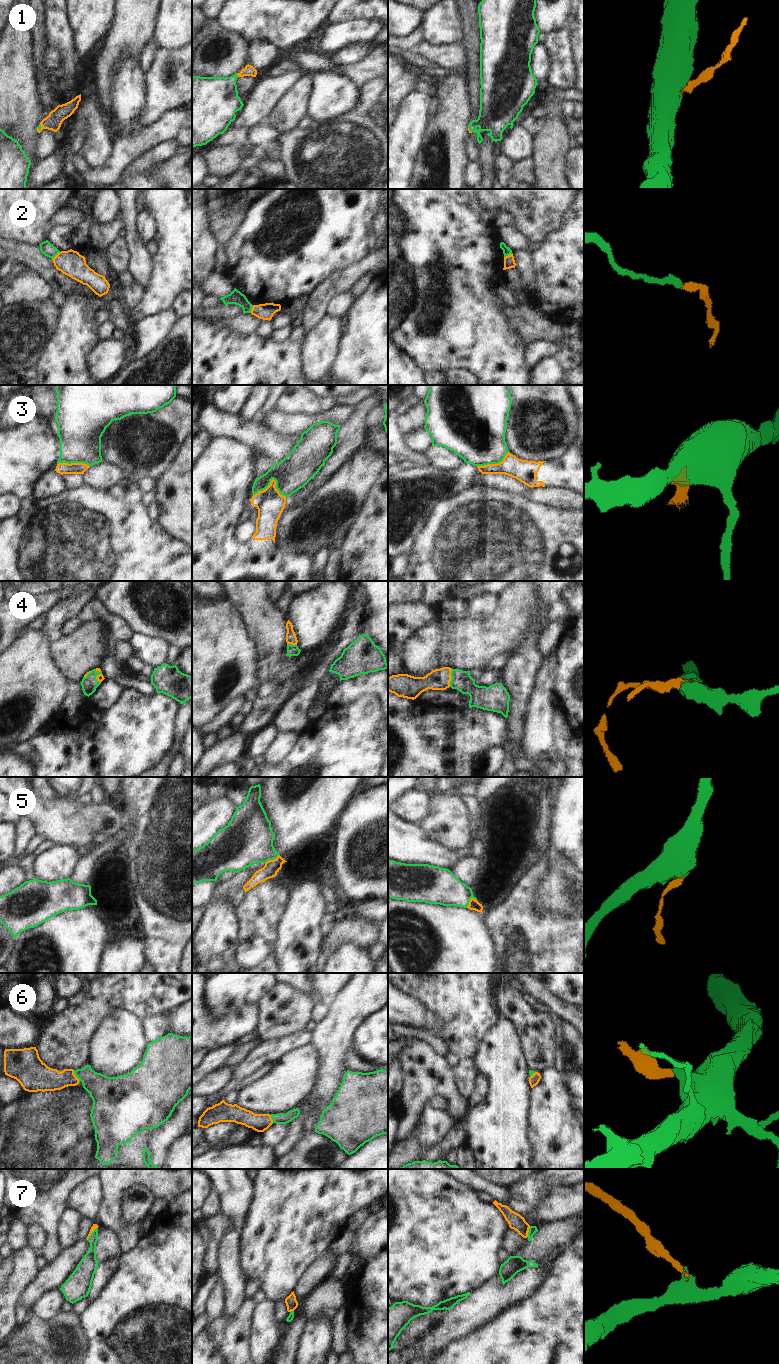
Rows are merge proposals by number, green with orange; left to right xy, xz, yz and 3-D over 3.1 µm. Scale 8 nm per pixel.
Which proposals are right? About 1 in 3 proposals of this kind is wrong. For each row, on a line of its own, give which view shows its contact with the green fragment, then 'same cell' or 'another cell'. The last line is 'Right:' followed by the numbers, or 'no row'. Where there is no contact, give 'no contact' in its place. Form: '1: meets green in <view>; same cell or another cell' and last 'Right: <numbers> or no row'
1: meets green in xz; same cell
2: meets green in yz; another cell
3: meets green in xz; another cell
4: meets green in yz; same cell
5: meets green in yz; same cell
6: meets green in xy; same cell
7: meets green in yz; same cell
Right: 1, 4, 5, 6, 7

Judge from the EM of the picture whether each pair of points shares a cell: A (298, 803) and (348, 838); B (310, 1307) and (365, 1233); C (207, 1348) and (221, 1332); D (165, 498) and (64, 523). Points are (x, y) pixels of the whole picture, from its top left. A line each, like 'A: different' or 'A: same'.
A: different
B: different
C: different
D: different

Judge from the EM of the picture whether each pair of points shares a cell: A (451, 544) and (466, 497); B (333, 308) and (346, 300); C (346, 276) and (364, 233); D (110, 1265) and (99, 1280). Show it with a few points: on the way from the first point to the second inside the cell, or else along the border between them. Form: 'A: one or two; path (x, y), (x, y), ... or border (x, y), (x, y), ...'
A: one; path (463, 532), (466, 529), (466, 509)
B: one; path (336, 307), (343, 301)
C: two; border (371, 251), (330, 274)
D: one; path (106, 1269), (102, 1276)

